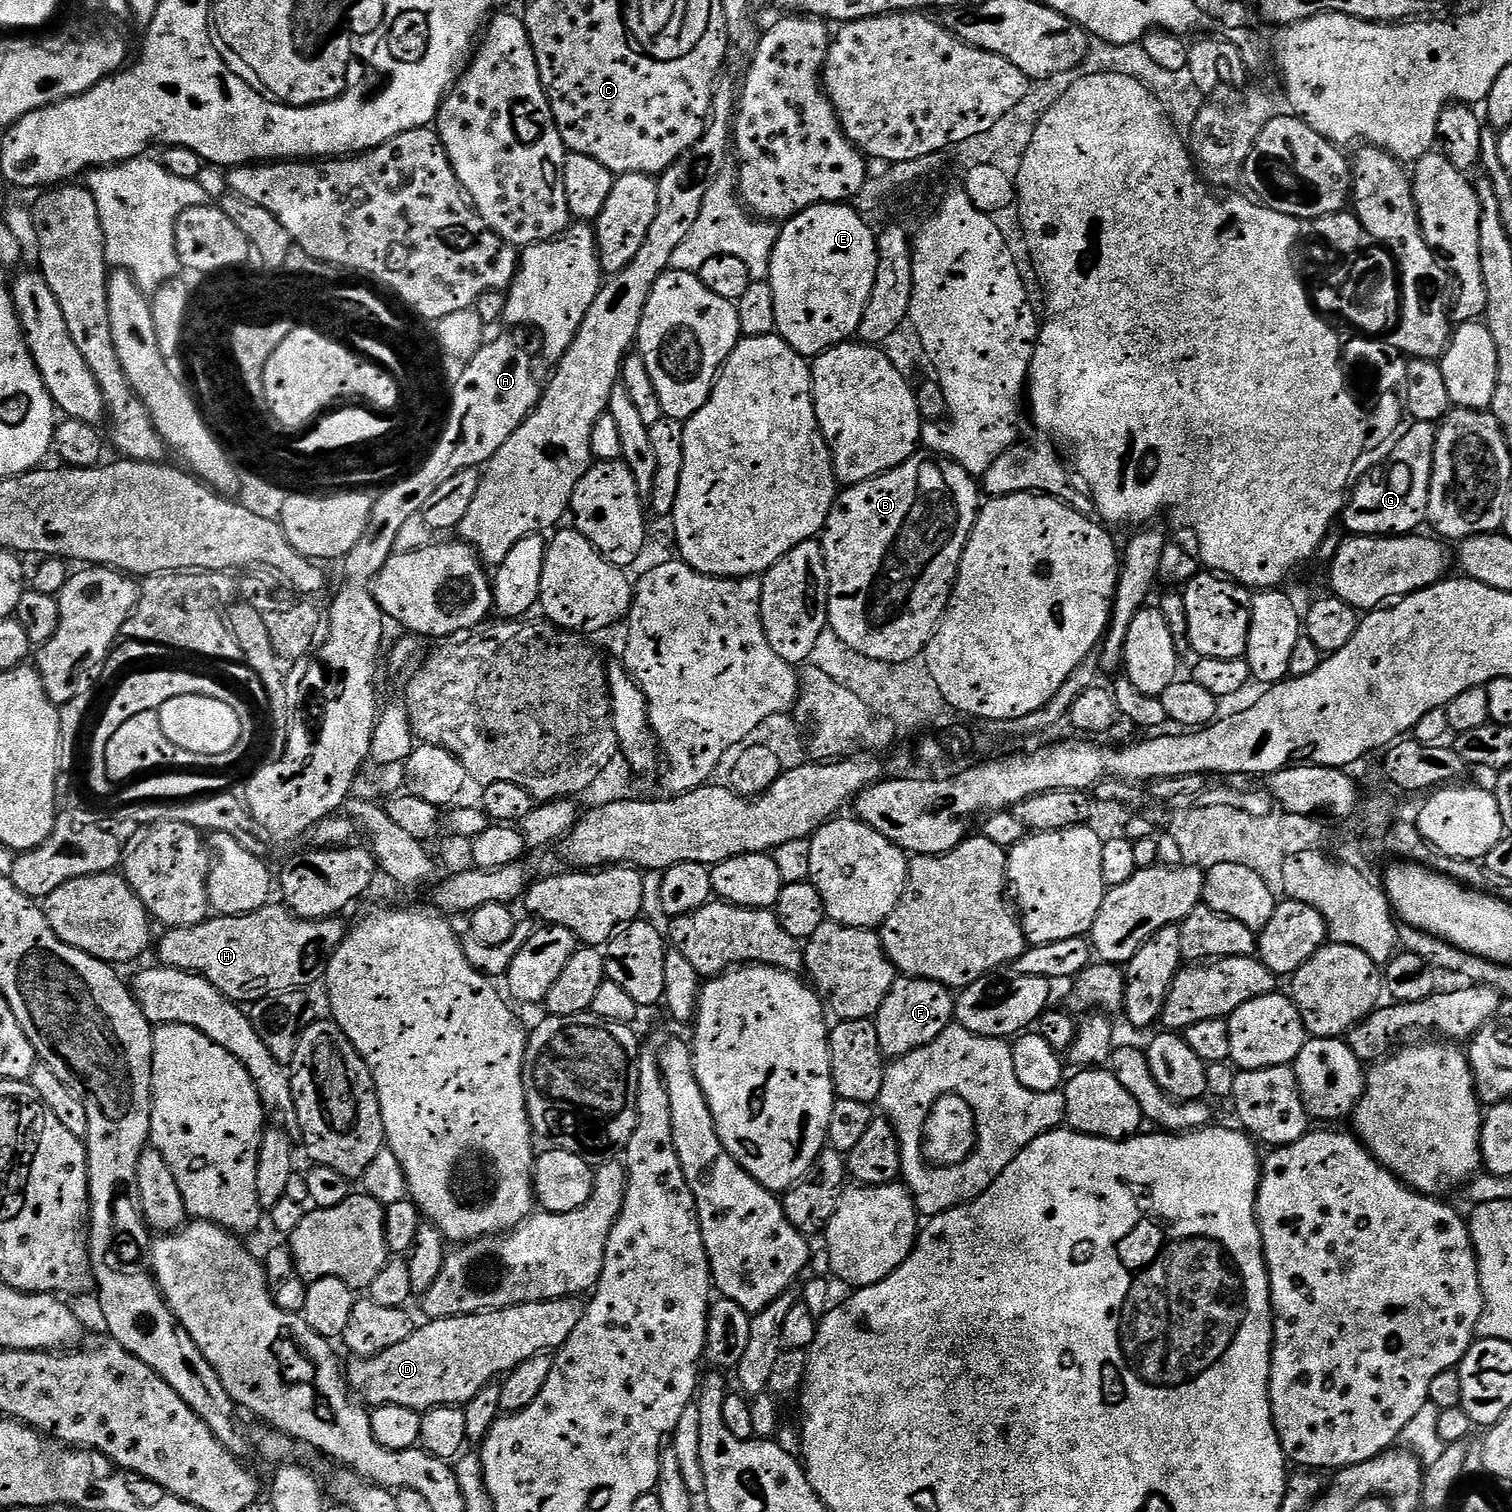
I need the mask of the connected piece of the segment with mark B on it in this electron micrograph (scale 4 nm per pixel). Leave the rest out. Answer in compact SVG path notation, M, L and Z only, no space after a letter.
M932 454L911 456L897 468L892 468L881 476L864 480L860 484L845 487L837 495L822 533L824 560L828 571L828 627L832 628L851 650L856 650L866 658L878 659L880 662L900 663L919 656L919 650L928 646L937 626L940 625L940 619L944 617L944 611L948 609L948 601L952 599L952 587L956 585L956 571L960 569L960 559L968 544L968 535L972 533L976 514L982 507L980 496L982 497L982 492L977 481L962 465L957 464L955 460L937 458Z

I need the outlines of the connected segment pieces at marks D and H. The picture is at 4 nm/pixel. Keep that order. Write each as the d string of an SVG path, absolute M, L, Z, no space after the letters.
M563 1296L560 1300L530 1302L493 1312L428 1320L406 1342L398 1342L382 1354L349 1359L348 1386L372 1406L393 1404L417 1410L440 1408L443 1404L463 1406L478 1390L499 1381L522 1362L563 1348L578 1322L582 1322L585 1307L583 1299Z
M269 902L265 908L259 908L250 914L213 915L198 926L167 929L163 933L165 936L160 940L159 963L206 978L206 982L218 986L218 990L222 990L226 998L236 1001L241 1006L251 1006L270 994L308 990L315 980L323 981L330 958L338 950L346 935L346 924L342 921L340 918L304 920L301 916L289 912L283 903Z

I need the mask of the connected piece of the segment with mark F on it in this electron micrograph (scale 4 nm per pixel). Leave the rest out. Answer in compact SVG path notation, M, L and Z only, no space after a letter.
M906 975L892 983L890 994L886 994L874 1017L880 1049L888 1058L905 1056L934 1042L934 1038L938 1038L953 1020L954 996L945 984Z

